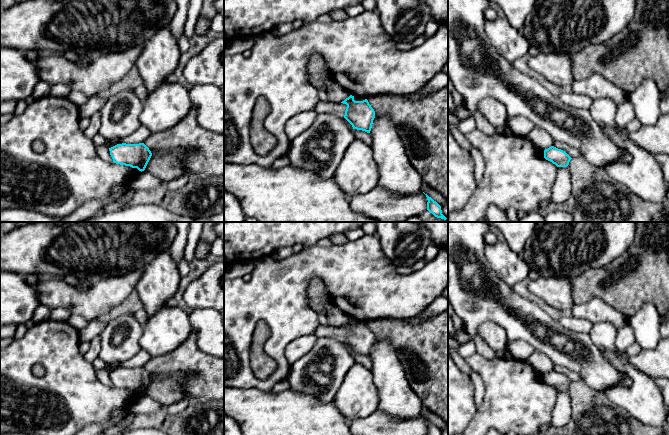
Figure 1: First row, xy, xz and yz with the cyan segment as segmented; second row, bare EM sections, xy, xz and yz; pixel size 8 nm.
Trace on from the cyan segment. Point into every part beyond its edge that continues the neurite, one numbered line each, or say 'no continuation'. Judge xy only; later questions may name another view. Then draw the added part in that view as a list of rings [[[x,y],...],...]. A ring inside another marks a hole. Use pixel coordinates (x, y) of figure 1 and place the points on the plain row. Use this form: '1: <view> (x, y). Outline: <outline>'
no continuation

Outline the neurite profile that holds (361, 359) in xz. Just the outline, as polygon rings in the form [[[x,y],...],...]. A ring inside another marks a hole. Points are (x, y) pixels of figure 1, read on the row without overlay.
[[[352,353],[352,356],[355,360],[355,363],[363,365],[365,368],[367,368],[370,371],[372,370],[372,361],[370,357],[357,353]]]

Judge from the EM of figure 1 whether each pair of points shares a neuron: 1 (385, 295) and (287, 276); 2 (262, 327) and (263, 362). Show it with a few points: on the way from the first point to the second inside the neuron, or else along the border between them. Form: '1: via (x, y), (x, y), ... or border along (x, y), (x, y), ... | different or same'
1: via (361, 280), (354, 273), (346, 270), (311, 270) | same
2: via (260, 336), (258, 339), (258, 353) | same

